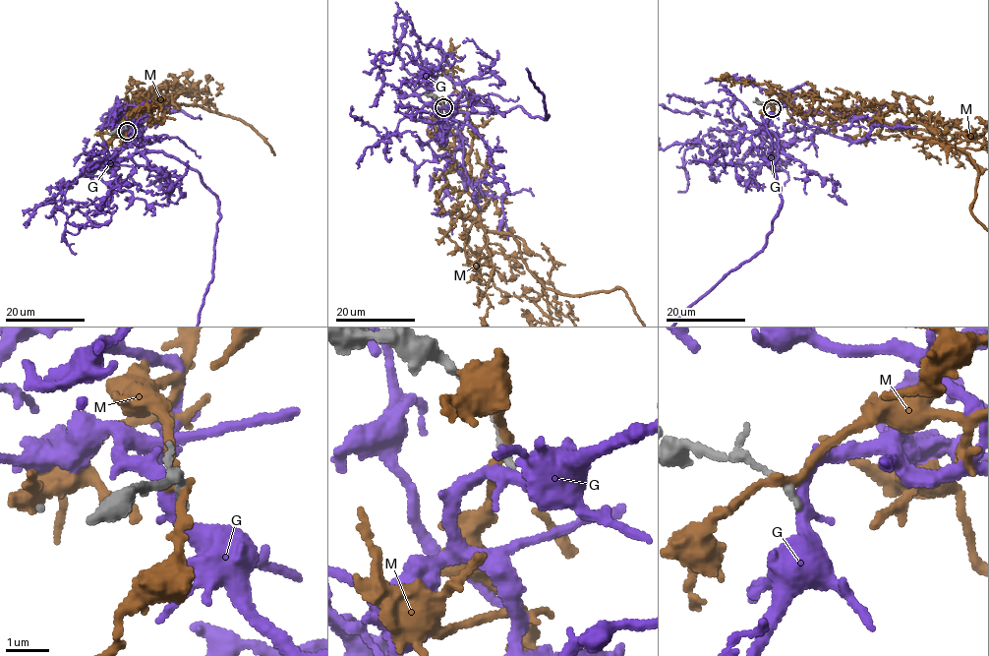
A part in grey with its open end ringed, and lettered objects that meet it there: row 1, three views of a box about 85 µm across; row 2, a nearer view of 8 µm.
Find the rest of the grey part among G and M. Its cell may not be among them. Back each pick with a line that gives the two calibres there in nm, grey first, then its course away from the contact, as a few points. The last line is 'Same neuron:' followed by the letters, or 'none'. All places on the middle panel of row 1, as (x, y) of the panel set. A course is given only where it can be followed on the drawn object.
Same neuron: none

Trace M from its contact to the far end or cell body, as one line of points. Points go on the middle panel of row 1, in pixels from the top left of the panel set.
M: (443, 105), (480, 222), (513, 238), (546, 287), (616, 287), (633, 306)

